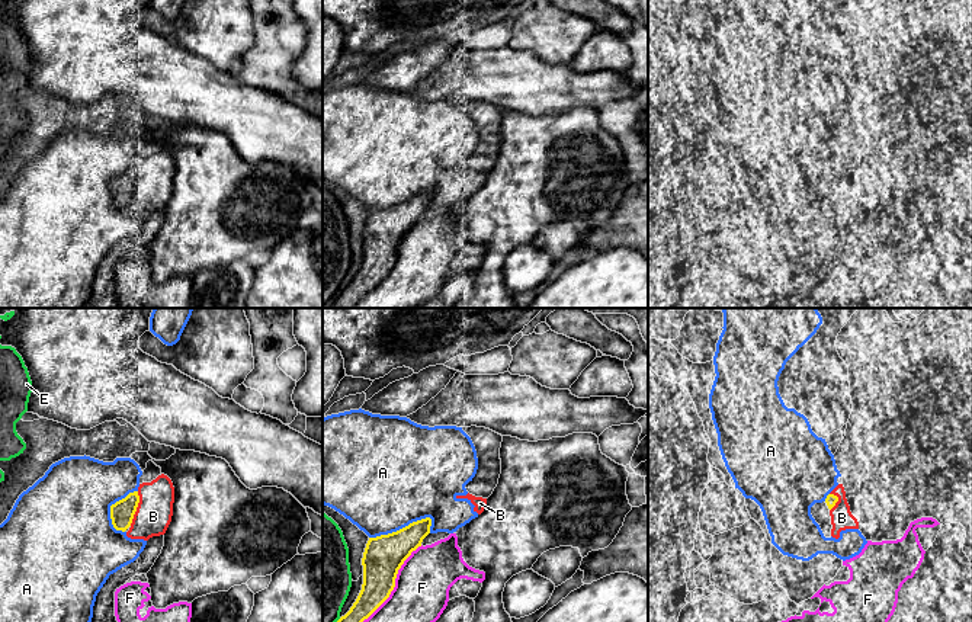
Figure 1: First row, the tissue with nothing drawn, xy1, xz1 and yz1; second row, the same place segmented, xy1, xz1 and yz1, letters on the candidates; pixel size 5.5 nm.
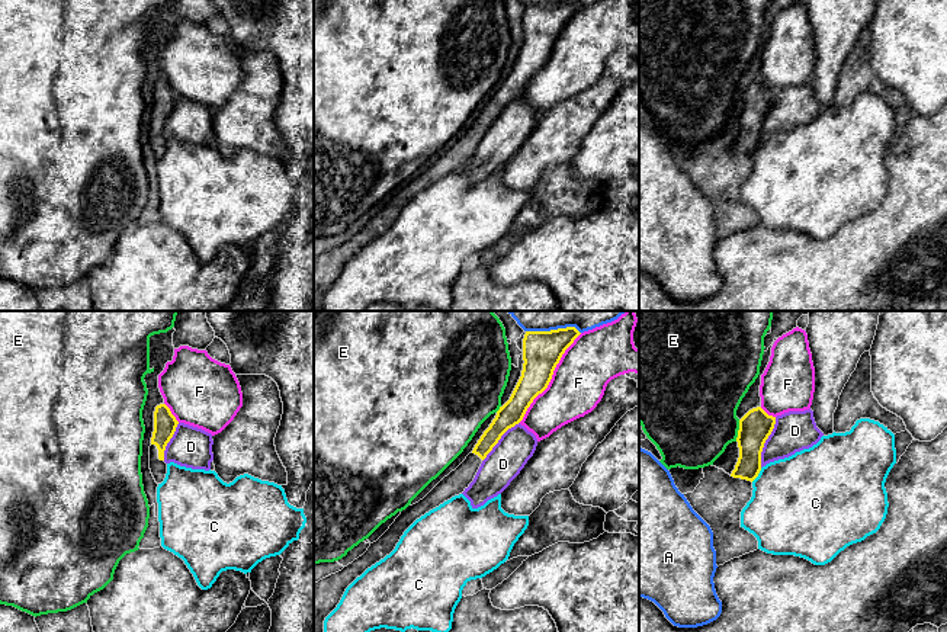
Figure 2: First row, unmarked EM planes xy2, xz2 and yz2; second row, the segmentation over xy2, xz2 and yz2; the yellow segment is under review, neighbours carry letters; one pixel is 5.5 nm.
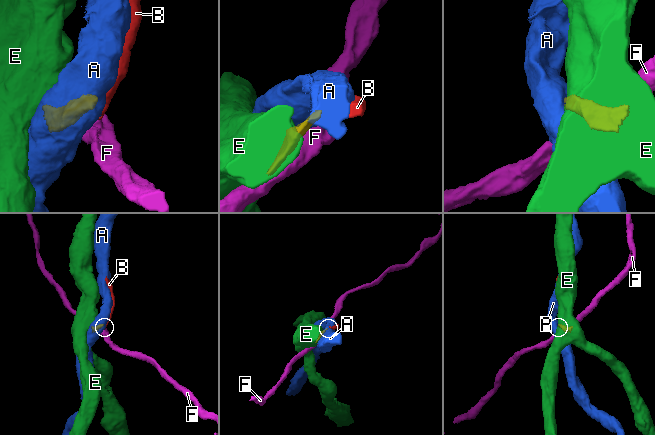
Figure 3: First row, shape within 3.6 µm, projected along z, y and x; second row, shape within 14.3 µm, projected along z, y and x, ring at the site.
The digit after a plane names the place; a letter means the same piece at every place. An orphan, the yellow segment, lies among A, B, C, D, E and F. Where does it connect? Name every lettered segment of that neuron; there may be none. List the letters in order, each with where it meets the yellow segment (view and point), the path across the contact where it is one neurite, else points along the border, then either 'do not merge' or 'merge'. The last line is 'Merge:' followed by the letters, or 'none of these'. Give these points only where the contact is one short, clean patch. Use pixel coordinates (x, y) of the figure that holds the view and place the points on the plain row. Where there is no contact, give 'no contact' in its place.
A: contact xz1 (400, 204); do not merge
B: contact xy1 (135, 183); merge
C: contact yz2 (757, 150); border yz2 (761, 143), (751, 156); do not merge
D: contact yz2 (764, 116); do not merge
E: contact yz2 (738, 105); border yz2 (740, 95), (735, 115); do not merge
F: contact xz1 (394, 260); do not merge
Merge: B

